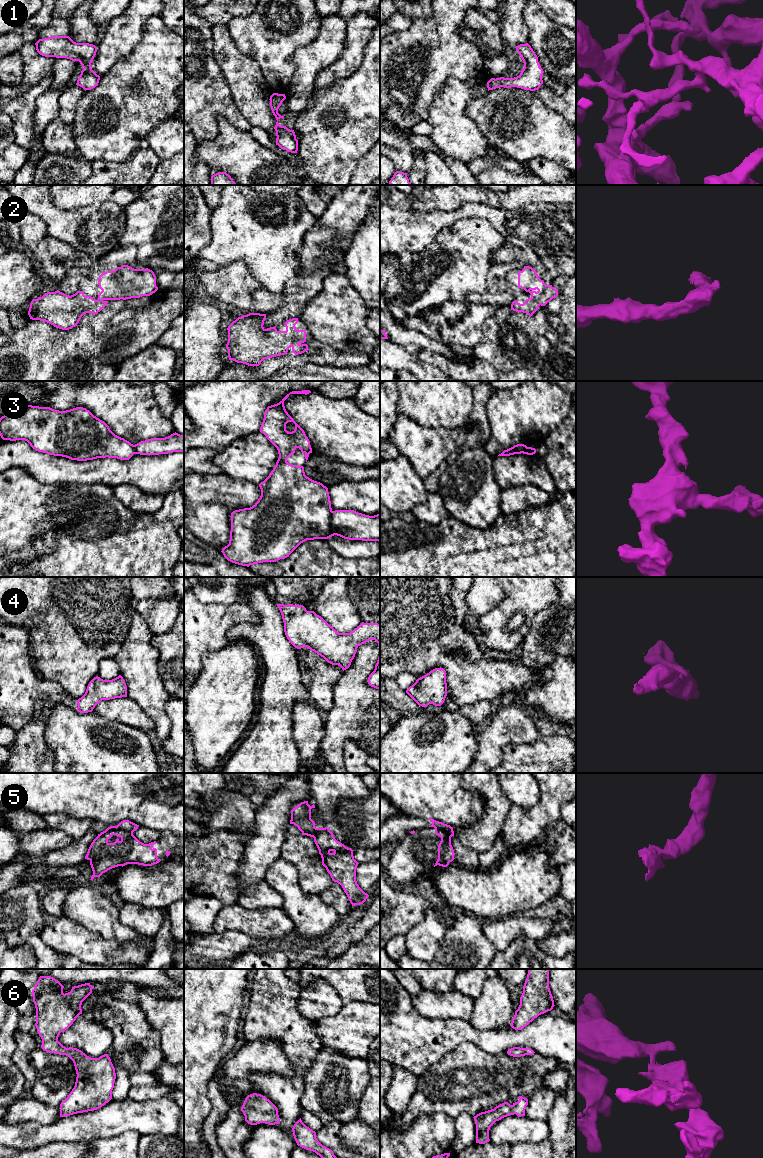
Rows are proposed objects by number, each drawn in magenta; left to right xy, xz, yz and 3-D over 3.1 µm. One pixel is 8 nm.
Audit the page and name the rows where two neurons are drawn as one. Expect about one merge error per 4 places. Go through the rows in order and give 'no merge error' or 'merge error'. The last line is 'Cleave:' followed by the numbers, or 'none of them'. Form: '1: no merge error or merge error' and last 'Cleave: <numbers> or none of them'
1: no merge error
2: no merge error
3: merge error
4: no merge error
5: merge error
6: no merge error
Cleave: 3, 5

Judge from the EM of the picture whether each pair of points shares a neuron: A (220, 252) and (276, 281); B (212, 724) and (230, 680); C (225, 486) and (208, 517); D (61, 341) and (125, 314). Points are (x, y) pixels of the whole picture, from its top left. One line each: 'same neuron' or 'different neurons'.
A: same neuron
B: same neuron
C: same neuron
D: different neurons

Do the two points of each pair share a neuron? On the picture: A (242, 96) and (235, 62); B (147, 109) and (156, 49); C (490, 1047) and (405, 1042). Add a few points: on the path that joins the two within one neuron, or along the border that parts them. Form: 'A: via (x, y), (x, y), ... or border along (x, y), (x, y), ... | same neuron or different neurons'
A: via (242, 88), (242, 73), (239, 70) | same neuron
B: via (147, 94), (150, 90), (150, 74), (156, 64) | same neuron
C: via (469, 1035), (435, 1036), (426, 1041) | same neuron

